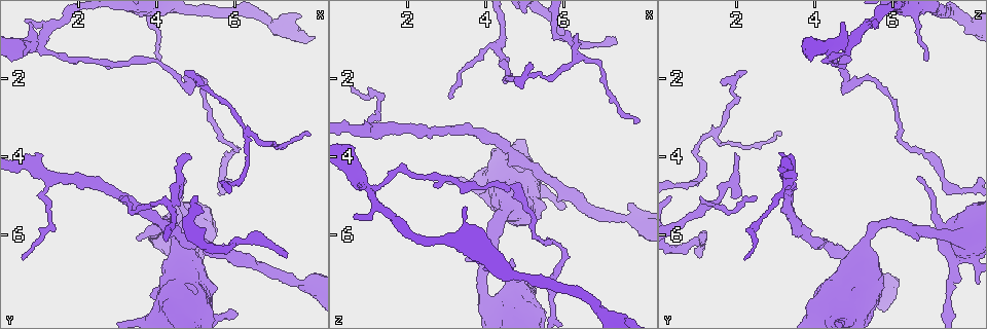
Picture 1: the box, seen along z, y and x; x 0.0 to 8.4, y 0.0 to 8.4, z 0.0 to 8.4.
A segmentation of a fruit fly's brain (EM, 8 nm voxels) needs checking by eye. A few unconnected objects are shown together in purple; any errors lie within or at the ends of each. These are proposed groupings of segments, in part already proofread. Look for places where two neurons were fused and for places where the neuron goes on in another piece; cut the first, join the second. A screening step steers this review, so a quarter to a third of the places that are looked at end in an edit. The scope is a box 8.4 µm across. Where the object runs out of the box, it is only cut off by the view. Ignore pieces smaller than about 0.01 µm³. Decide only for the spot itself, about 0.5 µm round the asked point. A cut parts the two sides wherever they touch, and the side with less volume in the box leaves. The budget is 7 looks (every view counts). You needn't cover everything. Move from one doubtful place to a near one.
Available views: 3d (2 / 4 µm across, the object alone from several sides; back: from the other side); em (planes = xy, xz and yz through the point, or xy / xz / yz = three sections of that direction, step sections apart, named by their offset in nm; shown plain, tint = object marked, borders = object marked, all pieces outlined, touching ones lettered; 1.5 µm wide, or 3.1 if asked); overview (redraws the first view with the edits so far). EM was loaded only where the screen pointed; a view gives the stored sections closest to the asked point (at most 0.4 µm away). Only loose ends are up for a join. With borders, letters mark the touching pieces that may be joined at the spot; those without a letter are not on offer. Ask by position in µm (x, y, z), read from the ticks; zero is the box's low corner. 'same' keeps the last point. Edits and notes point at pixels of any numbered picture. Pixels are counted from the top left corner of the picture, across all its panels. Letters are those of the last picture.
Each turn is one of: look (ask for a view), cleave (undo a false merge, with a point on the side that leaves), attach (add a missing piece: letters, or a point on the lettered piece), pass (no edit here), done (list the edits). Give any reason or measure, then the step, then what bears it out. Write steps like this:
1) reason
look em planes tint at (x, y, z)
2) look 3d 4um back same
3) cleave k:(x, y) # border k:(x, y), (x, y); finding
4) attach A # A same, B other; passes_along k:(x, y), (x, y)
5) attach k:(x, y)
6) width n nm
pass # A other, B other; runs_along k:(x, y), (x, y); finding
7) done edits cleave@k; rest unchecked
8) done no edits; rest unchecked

look em planes plain at (6.35, 6.15, 1.05)

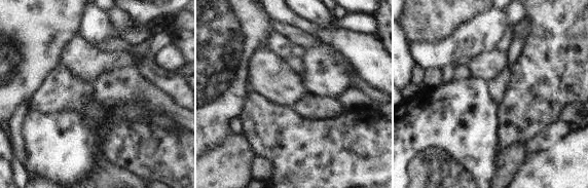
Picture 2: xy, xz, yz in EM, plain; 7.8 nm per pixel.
look em planes borders same

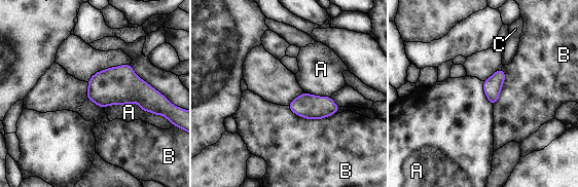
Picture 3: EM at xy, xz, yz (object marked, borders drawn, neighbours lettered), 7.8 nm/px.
width 140 nm
pass # A other, B other, C other; border 3:(103, 107), (136, 103), (159, 115); all the same neuron

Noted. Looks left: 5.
an open end
look 3d 2um back at (4.80, 3.90, 1.90)

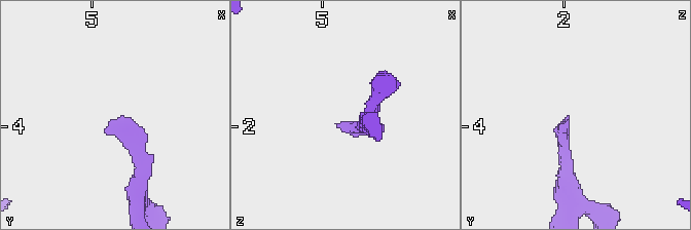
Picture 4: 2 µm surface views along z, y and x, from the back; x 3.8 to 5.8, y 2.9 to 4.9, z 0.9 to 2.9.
look em xz step 8 borders at (4.82, 3.96, 1.94)

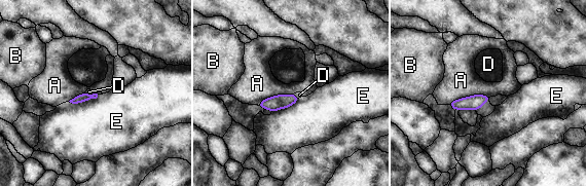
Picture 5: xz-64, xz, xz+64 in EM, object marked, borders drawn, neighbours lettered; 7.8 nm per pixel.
another direction
look em planes borders same

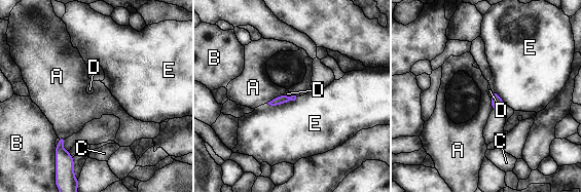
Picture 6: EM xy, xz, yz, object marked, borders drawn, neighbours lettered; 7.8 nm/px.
pass # A other, B other, C other, D other, E other; border 6:(283, 94), (266, 103); none of them fits

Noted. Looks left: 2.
done no edits; rest unchecked

